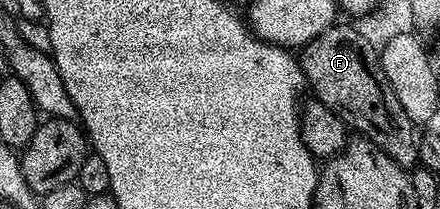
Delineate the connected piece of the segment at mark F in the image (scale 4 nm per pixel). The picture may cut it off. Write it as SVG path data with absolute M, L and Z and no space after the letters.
M334 24L315 40L300 47L299 61L305 74L312 97L322 102L335 116L339 116L348 129L368 138L381 151L387 152L397 164L406 170L416 167L419 162L417 132L407 112L399 105L387 76L383 76L378 51L356 31L353 24Z

